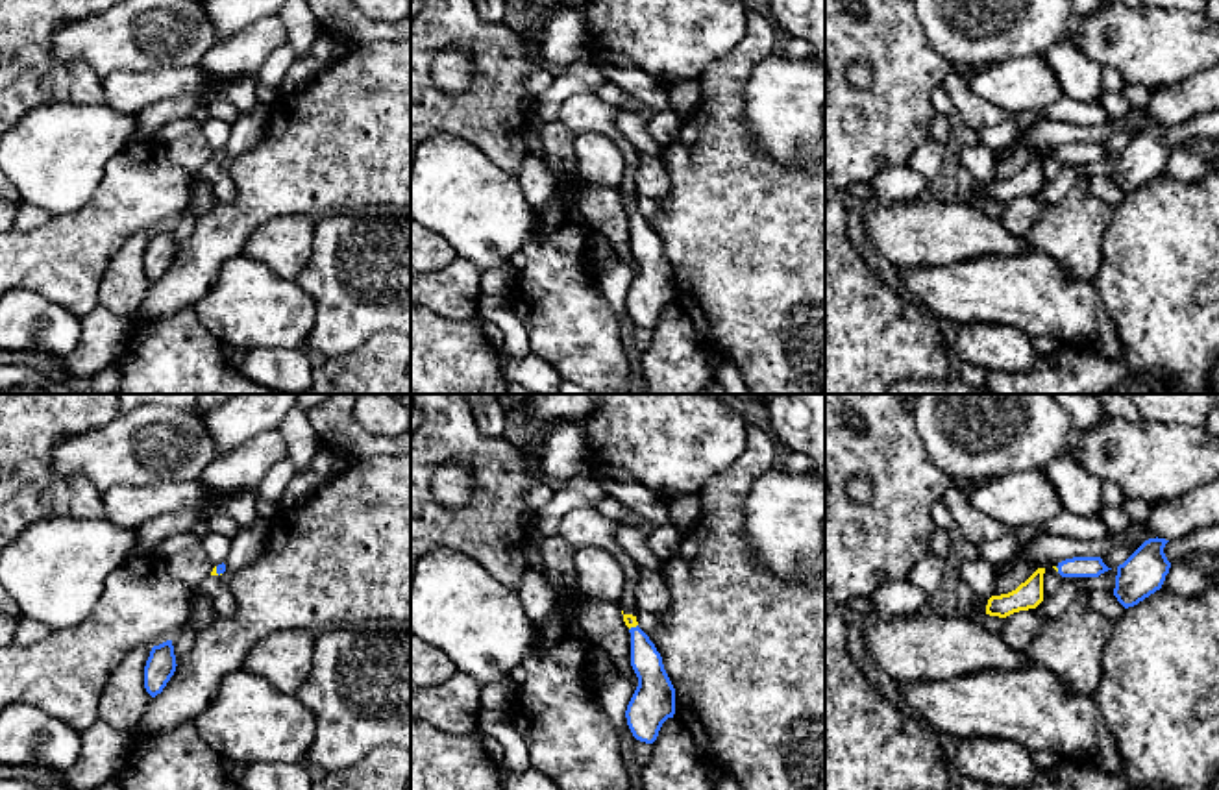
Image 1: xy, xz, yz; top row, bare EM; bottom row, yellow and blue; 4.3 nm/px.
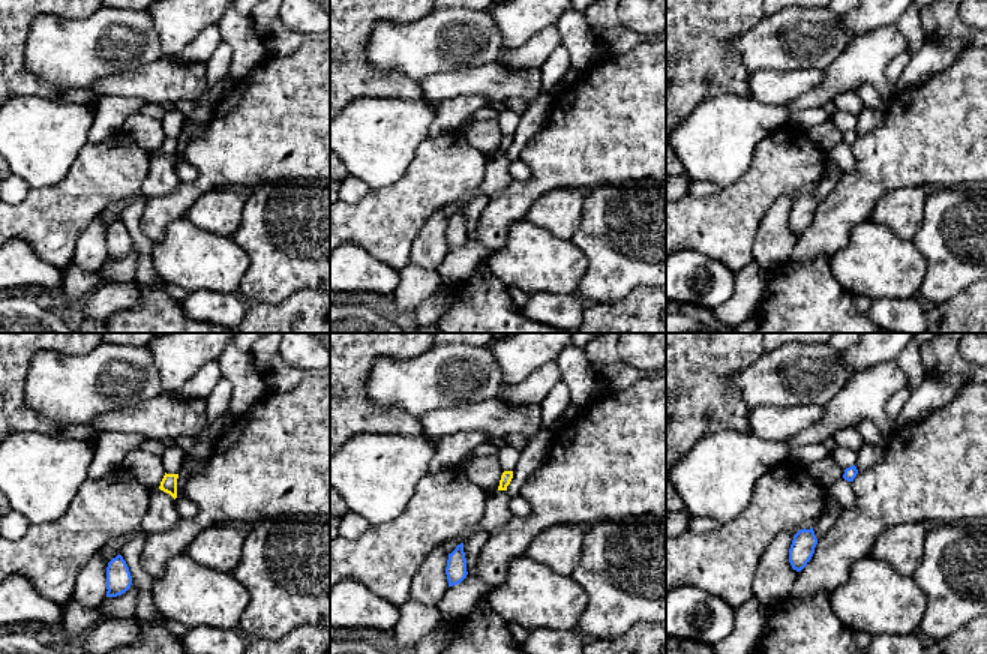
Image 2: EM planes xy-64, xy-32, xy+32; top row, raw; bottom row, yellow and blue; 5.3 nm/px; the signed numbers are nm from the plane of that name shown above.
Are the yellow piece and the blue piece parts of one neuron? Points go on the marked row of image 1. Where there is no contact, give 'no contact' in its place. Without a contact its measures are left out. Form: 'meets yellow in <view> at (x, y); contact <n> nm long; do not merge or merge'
meets yellow in xy at (215, 572); contact 50 nm long; merge

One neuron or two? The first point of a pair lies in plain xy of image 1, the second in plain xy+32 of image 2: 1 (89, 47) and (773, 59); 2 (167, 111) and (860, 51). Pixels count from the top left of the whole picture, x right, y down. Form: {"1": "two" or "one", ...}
{"1": "one", "2": "one"}

